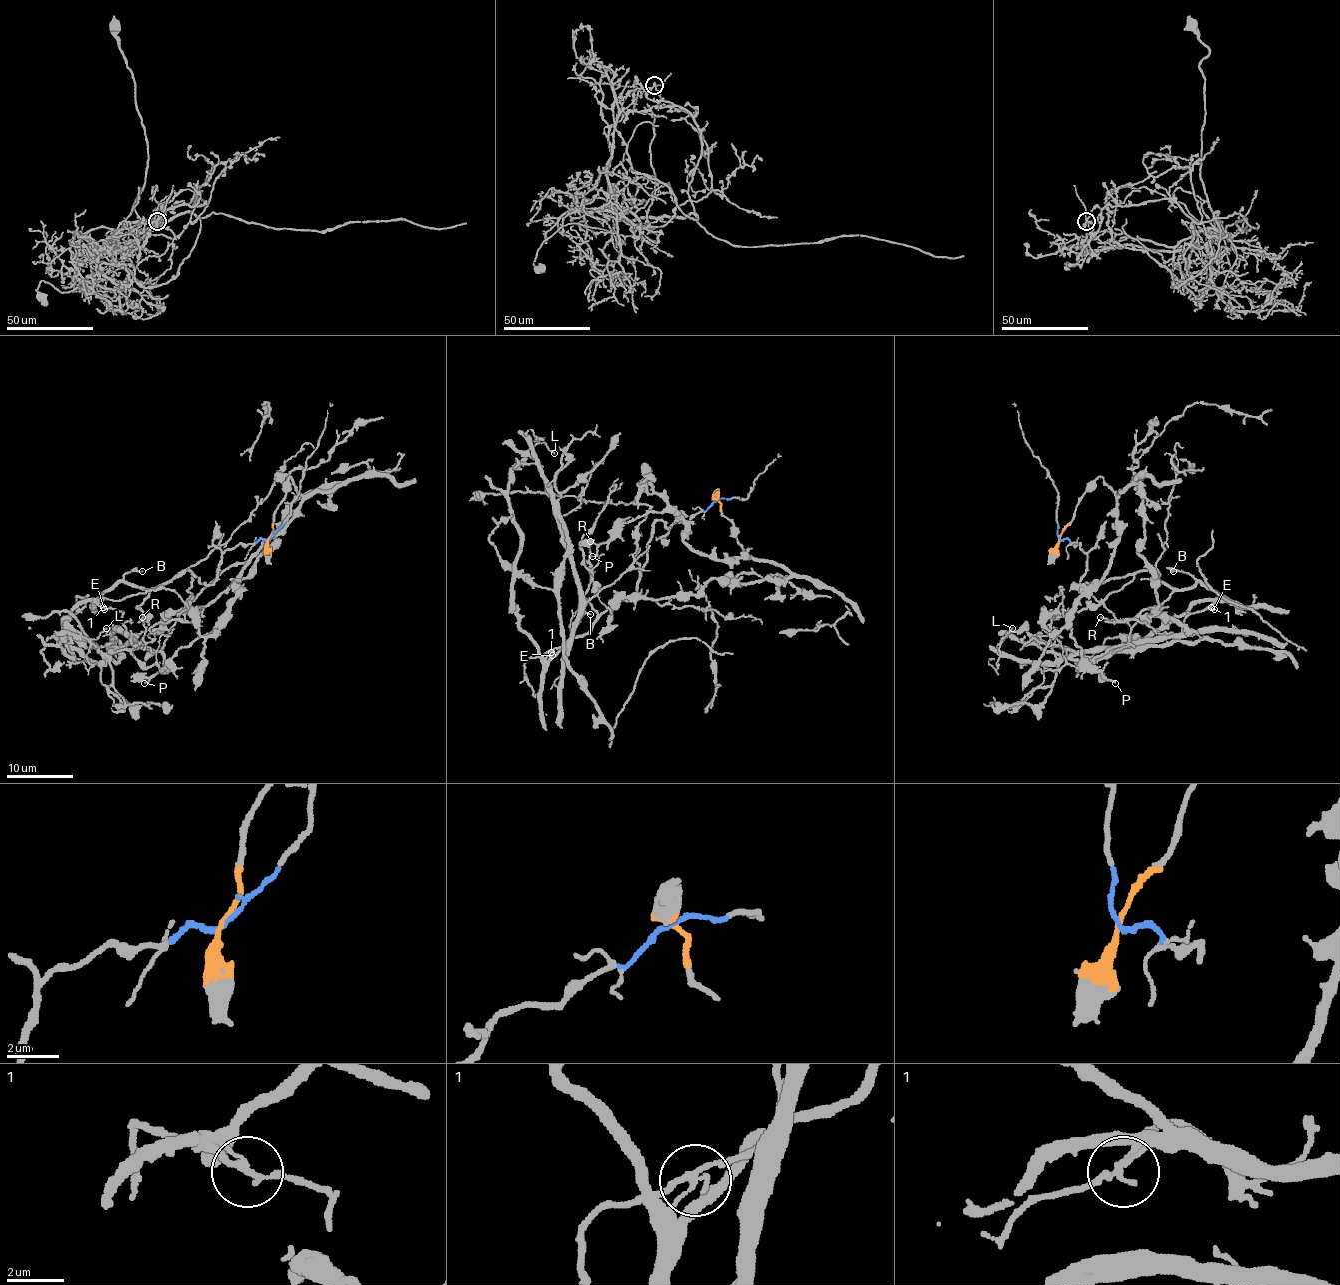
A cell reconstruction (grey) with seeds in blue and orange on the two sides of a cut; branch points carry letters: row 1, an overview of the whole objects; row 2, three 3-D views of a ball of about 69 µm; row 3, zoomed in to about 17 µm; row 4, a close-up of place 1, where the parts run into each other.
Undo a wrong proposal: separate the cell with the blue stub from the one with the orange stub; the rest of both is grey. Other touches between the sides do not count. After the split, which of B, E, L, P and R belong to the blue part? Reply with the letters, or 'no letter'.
B, E, L, R

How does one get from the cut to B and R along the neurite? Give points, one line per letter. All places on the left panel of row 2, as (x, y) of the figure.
B: (269, 538), (222, 554), (209, 584), (189, 569), (150, 590), (124, 579), (142, 571)
R: (269, 538), (236, 544), (222, 554), (217, 578), (209, 584), (189, 569), (177, 573), (137, 608), (142, 616)

